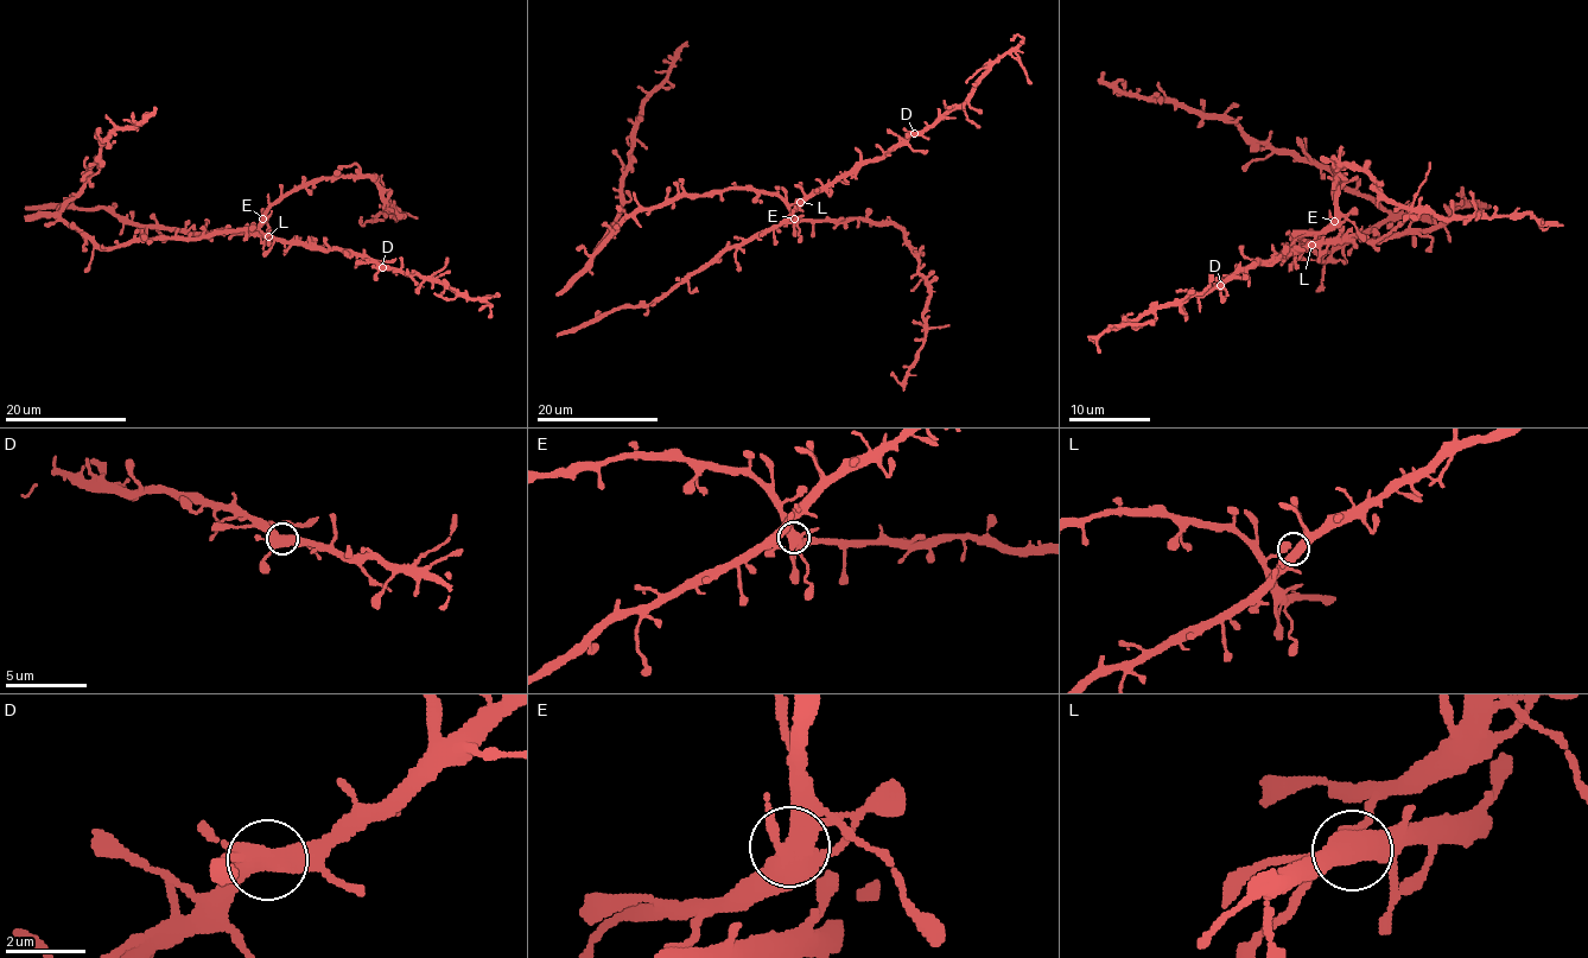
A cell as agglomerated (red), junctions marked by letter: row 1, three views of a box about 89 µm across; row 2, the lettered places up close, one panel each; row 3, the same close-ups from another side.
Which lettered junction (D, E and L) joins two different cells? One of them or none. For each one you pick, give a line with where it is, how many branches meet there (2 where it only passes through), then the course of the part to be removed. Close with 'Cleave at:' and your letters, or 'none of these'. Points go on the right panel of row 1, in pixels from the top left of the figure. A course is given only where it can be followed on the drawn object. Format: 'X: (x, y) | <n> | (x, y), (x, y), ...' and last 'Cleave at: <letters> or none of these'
Cleave at: none of these

